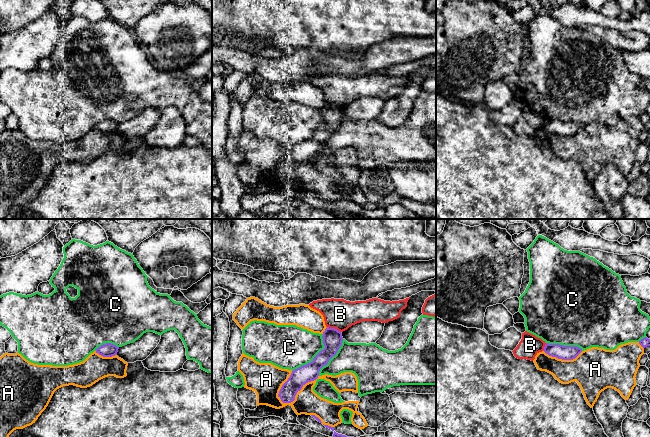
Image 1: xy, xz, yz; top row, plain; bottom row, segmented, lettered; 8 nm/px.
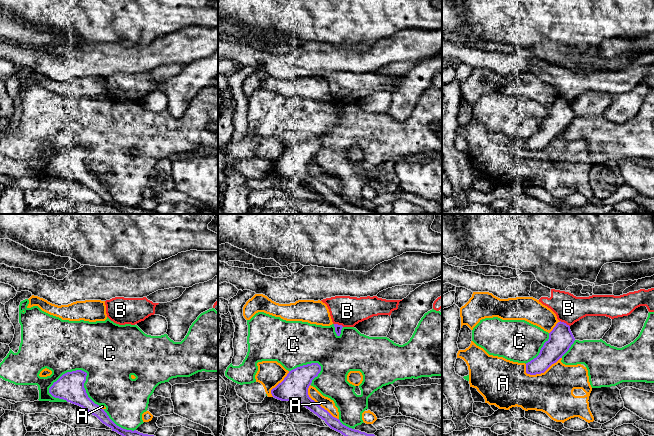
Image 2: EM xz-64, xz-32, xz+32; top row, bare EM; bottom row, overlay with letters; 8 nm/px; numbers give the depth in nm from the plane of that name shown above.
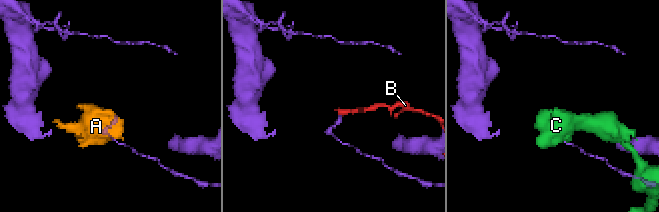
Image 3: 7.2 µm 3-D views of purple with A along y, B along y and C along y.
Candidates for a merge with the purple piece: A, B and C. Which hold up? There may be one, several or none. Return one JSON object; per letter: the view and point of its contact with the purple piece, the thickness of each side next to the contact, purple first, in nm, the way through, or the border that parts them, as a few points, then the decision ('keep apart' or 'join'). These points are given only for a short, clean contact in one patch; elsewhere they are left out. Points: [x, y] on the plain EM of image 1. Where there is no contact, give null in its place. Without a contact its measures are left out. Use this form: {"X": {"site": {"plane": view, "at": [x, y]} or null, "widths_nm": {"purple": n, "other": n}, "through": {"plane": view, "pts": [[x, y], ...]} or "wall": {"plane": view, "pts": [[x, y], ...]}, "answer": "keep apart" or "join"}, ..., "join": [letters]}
{"A": {"site": {"plane": "xz", "at": [296, 169]}, "widths_nm": {"purple": 140, "other": 240}, "answer": "keep apart"}, "B": {"site": {"plane": "xz", "at": [334, 104]}, "widths_nm": {"purple": 160, "other": 240}, "wall": {"plane": "xz", "pts": [[327, 102], [334, 103], [340, 108]]}, "answer": "keep apart"}, "C": {"site": {"plane": "xz", "at": [314, 133]}, "widths_nm": {"purple": 160, "other": 360}, "answer": "keep apart"}, "join": []}

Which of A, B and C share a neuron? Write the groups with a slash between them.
A / B / C

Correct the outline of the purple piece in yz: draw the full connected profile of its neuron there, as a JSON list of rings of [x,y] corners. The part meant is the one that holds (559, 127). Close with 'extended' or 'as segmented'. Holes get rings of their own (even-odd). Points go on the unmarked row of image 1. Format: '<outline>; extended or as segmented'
[[[546,119],[543,127],[549,132],[558,135],[573,136],[582,128],[582,125],[577,122],[563,122],[560,120]]]; as segmented

